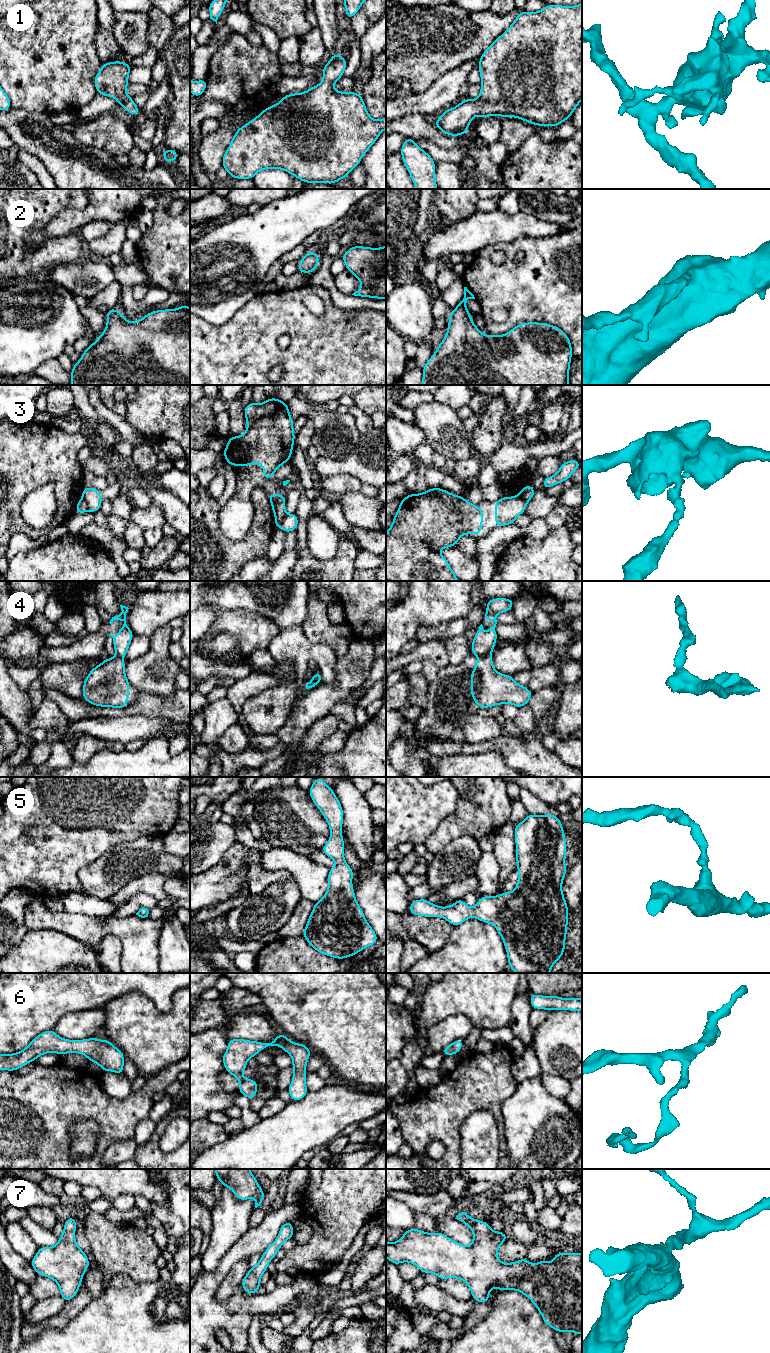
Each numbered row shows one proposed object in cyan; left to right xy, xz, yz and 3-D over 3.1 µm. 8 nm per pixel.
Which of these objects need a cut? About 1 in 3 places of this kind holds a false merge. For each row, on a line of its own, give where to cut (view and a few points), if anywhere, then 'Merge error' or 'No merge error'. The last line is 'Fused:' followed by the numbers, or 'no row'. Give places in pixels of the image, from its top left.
1: No split. No merge error
2: No split. No merge error
3: Split along xy (81, 499), (87, 510). Merge error
4: Split along yz (490, 653), (480, 657). Merge error
5: No split. No merge error
6: No split. No merge error
7: No split. No merge error
Fused: 3, 4

